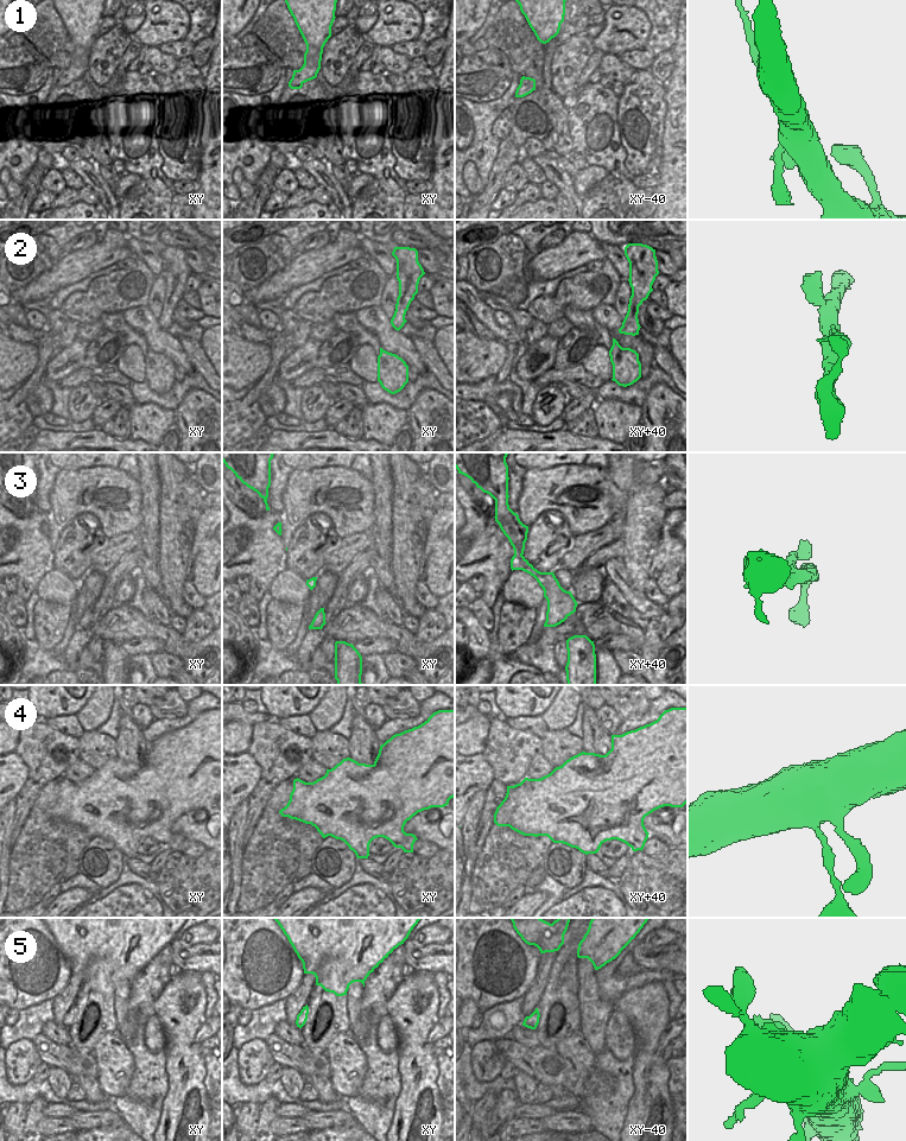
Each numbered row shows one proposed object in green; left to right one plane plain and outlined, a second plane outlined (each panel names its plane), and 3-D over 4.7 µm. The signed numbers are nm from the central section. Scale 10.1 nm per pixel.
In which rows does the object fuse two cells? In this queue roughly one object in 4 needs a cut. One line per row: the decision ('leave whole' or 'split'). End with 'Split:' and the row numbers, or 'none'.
1: split
2: leave whole
3: leave whole
4: leave whole
5: leave whole
Split: 1

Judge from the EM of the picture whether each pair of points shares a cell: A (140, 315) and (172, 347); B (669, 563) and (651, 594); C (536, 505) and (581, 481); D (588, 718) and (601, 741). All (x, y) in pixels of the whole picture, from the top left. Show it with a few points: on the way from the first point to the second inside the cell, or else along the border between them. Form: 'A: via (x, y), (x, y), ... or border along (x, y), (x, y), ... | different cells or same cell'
A: via (145, 323), (164, 342) | same cell
B: border along (648, 577), (669, 600) | different cells
C: via (546, 494), (552, 494), (558, 488), (570, 485) | same cell
D: via (590, 724), (595, 729), (595, 735) | same cell

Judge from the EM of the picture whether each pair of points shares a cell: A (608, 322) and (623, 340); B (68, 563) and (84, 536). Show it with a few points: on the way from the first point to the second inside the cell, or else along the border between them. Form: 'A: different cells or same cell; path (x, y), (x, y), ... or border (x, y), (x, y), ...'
A: same cell; path (613, 327), (619, 335)
B: same cell; path (73, 556), (78, 543)

